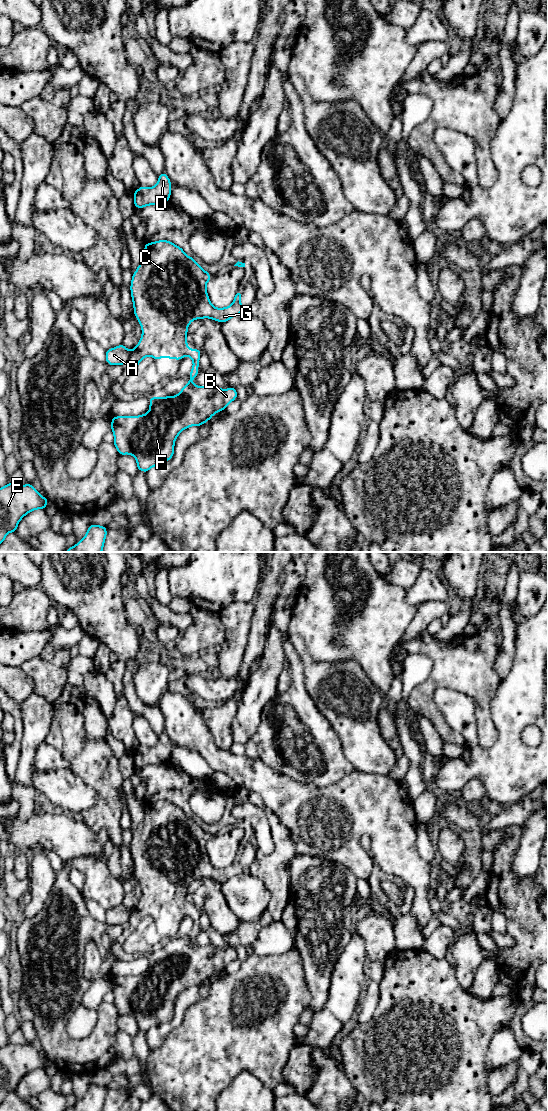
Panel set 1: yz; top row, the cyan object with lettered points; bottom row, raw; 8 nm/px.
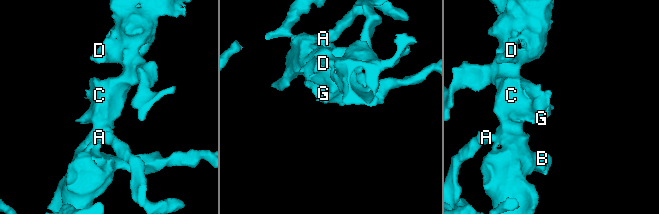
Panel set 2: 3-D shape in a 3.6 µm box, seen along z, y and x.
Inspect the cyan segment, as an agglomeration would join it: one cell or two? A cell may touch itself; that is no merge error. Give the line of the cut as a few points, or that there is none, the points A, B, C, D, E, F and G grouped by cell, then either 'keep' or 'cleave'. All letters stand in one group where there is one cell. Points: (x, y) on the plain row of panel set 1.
cut in yz along (130, 911), (128, 921); A E / B C D F G; cleave

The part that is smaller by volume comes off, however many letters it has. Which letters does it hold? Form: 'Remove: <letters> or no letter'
Remove: A, E

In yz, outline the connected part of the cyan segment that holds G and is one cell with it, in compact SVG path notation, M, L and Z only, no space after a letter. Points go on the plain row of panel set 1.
M167 800L146 803L143 820L132 834L131 856L134 874L142 888L142 896L138 905L130 911L130 929L137 927L147 916L152 916L155 920L163 917L181 920L187 915L193 921L190 941L177 956L150 957L147 974L111 977L114 1005L119 1015L133 1015L137 1021L137 1029L145 1033L172 1018L175 1000L181 991L190 986L201 986L238 957L233 947L224 950L212 944L195 946L192 942L199 933L201 911L189 909L187 906L189 884L195 879L202 878L224 883L243 872L240 862L242 853L239 850L231 866L215 868L206 851L206 844L210 839L211 835L197 824L193 817L187 816L181 807Z

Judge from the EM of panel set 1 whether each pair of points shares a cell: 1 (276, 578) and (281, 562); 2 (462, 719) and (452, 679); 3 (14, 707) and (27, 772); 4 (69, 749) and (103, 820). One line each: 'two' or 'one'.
1: one
2: two
3: two
4: one

